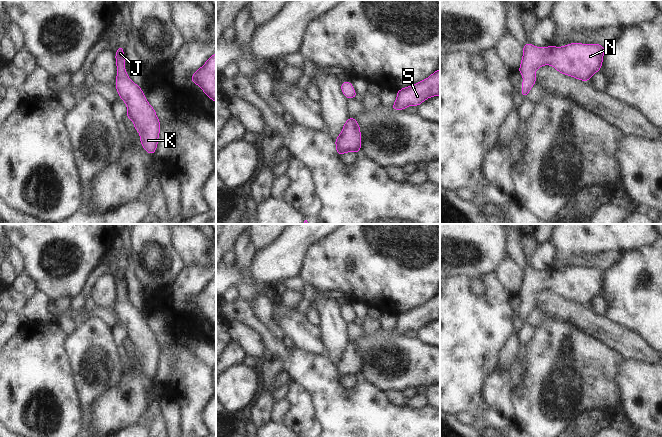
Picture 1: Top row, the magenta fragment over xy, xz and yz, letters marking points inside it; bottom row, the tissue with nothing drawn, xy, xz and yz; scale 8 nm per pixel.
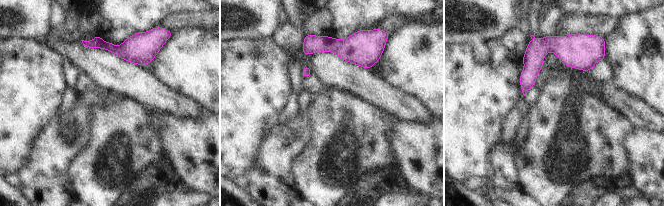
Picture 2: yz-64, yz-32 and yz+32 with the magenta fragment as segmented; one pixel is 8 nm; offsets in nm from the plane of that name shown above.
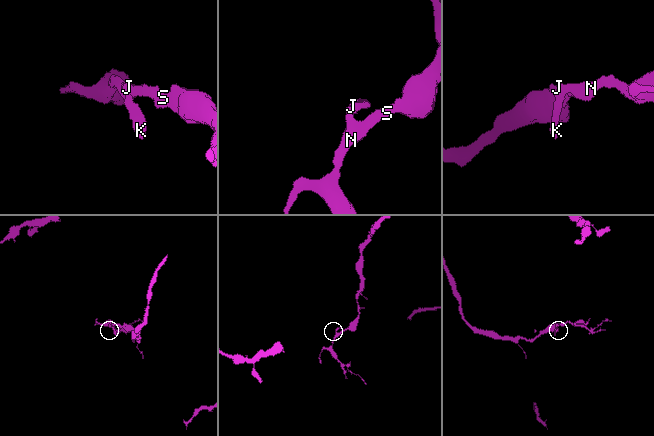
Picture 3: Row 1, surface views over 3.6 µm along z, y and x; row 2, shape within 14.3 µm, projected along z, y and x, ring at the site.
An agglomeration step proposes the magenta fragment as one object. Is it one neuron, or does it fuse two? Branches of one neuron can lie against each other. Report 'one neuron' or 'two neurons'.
one neuron

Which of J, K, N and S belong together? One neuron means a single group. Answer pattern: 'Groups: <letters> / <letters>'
Groups: J K N S.

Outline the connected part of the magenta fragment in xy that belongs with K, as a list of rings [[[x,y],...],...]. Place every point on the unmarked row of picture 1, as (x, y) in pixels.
[[[119,269],[115,277],[118,298],[115,302],[115,311],[119,321],[126,327],[127,343],[134,346],[134,353],[140,358],[140,366],[144,374],[154,379],[161,353],[160,346],[140,309],[136,309],[127,299],[123,273],[124,271]]]

